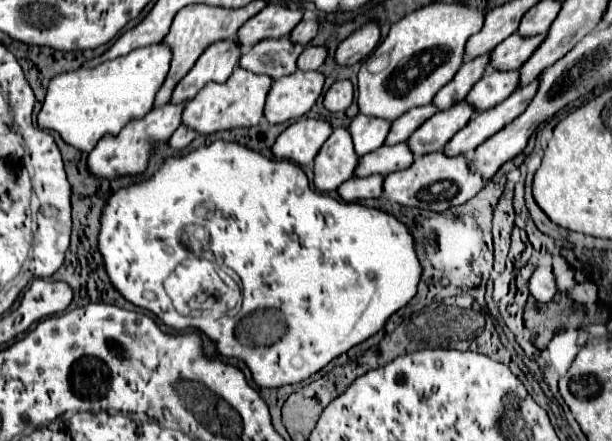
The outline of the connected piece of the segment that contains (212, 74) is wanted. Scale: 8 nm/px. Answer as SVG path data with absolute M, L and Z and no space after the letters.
M224 39L220 43L210 45L200 55L192 71L188 71L188 75L174 87L170 103L188 103L210 81L224 83L232 75L238 57L240 57L240 47L234 39Z

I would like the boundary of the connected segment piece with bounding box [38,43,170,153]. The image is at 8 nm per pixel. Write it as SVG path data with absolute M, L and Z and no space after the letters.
M156 43L134 49L124 57L104 61L94 69L76 69L56 75L50 81L46 101L38 113L38 125L60 133L60 137L90 153L106 133L118 133L128 121L144 117L152 109L152 101L170 67L170 49Z

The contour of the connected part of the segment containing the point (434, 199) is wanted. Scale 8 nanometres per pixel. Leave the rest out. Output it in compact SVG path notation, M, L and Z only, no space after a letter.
M430 153L426 157L416 157L408 169L386 175L382 187L384 197L392 203L444 213L448 207L456 207L472 199L484 183L472 169L468 169L468 159L464 155L446 157L444 153Z

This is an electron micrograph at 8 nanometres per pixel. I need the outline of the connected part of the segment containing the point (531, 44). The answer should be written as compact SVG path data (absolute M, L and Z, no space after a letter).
M516 33L510 35L506 41L502 41L502 45L496 45L496 49L490 51L488 69L518 71L522 61L534 53L540 39L542 37L518 37Z

